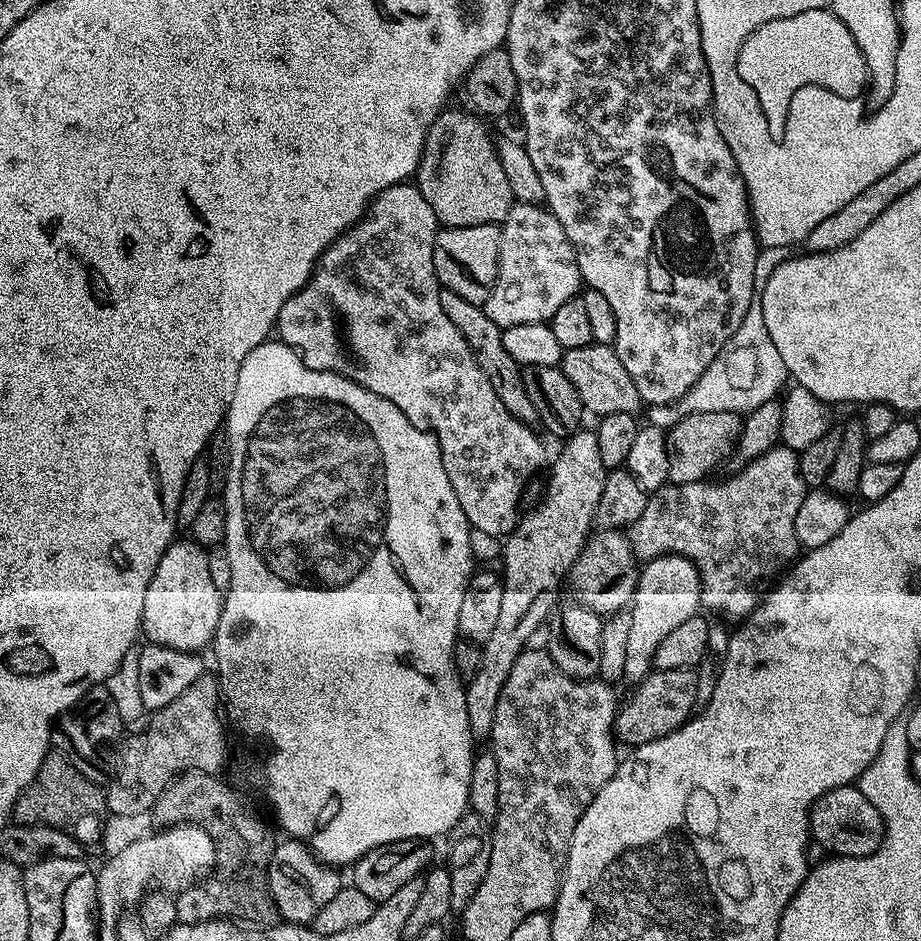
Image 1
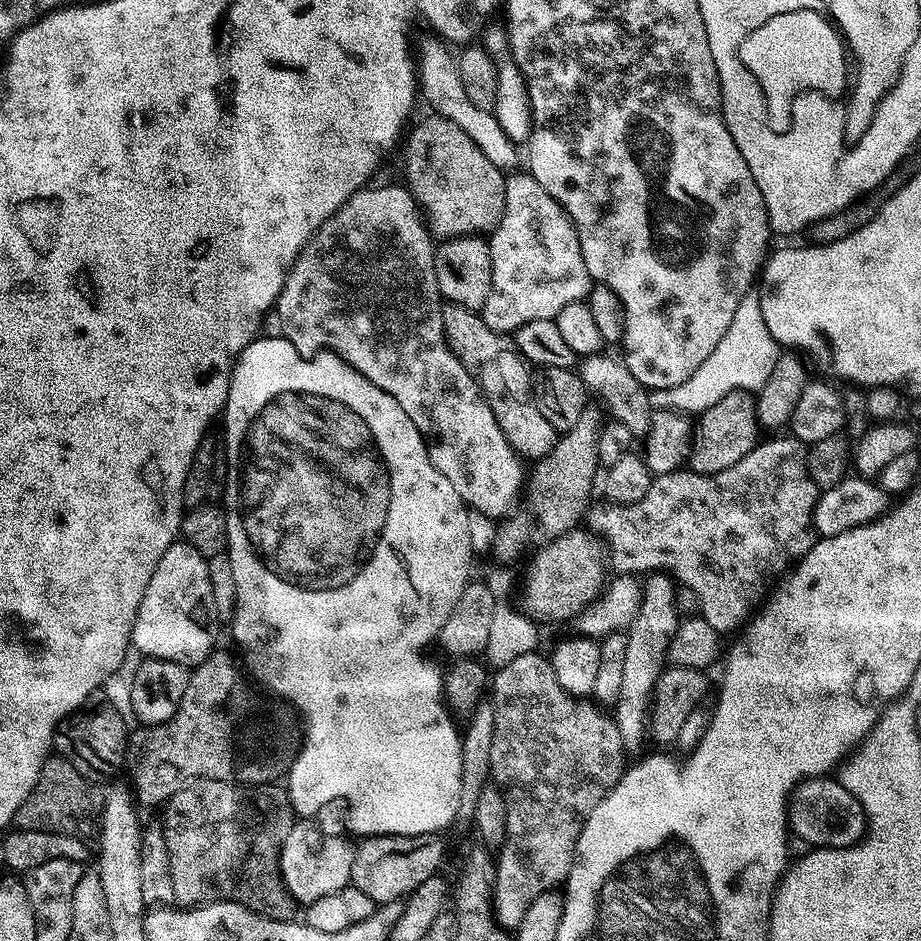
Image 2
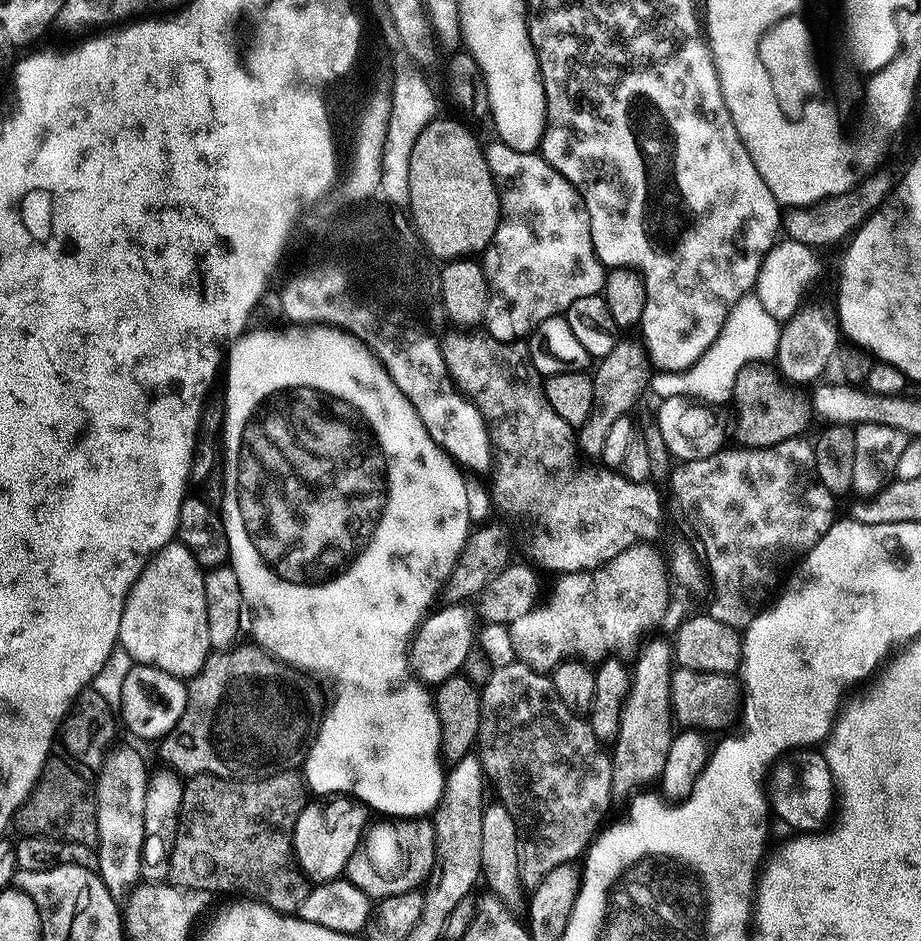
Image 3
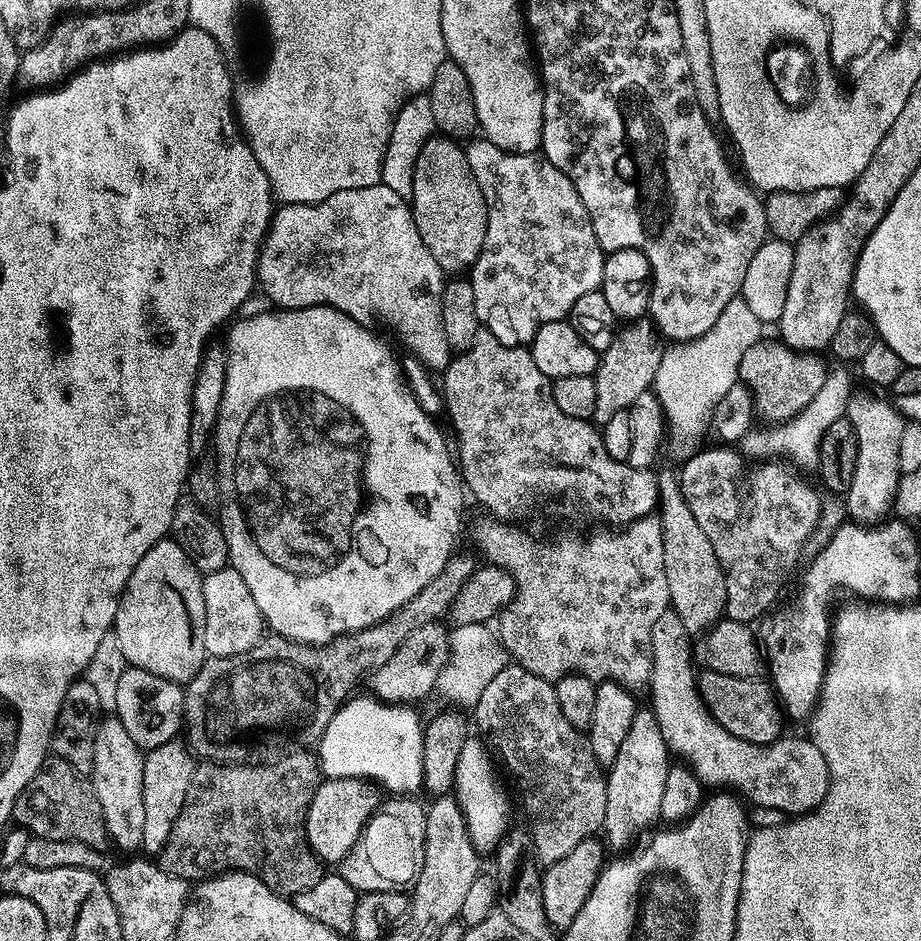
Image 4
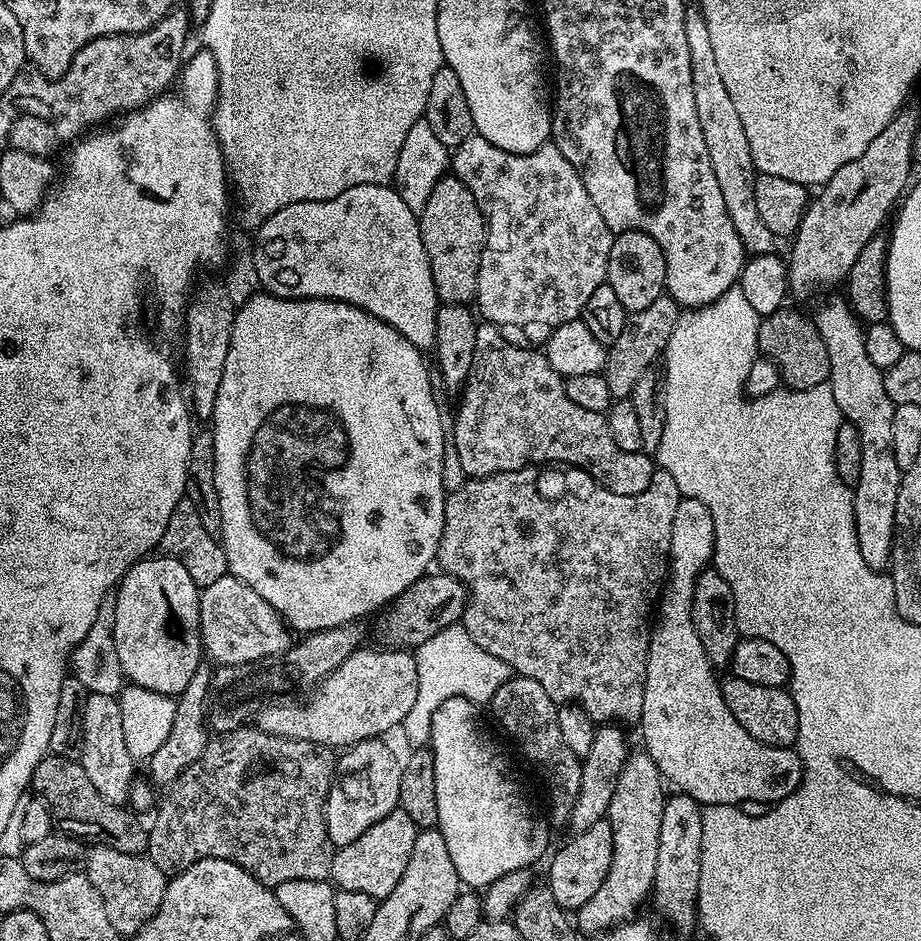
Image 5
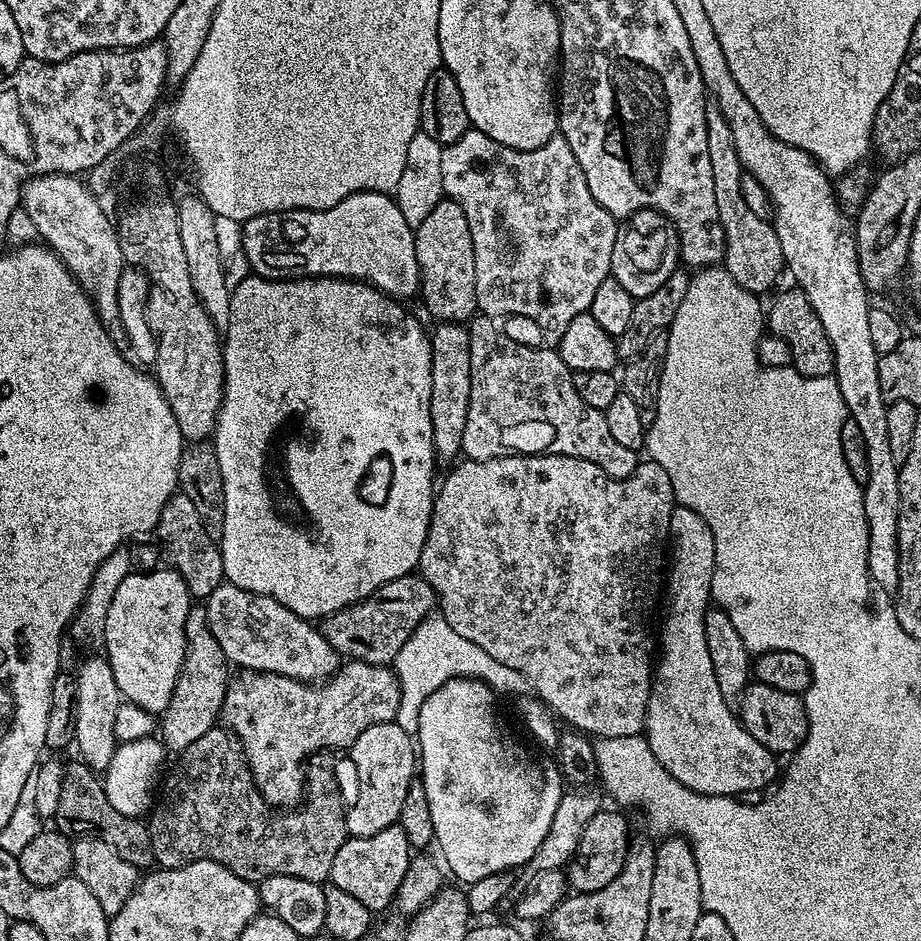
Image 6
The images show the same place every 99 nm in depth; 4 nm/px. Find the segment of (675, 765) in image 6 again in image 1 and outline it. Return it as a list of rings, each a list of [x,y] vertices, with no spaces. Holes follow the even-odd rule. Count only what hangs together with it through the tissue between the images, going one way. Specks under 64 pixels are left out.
[[[849,786],[847,788],[835,788],[830,790],[822,798],[818,798],[812,805],[811,813],[808,817],[808,827],[813,841],[816,840],[825,848],[825,853],[832,856],[869,856],[874,854],[882,846],[884,841],[884,819],[878,810],[874,810],[874,802],[862,794],[859,787]]]

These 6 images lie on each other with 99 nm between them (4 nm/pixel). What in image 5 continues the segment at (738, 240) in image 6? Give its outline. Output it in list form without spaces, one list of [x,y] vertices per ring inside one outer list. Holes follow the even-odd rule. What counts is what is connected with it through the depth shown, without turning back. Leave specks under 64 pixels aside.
[[[688,6],[684,10],[684,26],[686,28],[686,47],[690,50],[690,82],[694,84],[694,106],[698,113],[698,122],[702,125],[702,139],[706,142],[706,154],[710,154],[710,166],[714,170],[714,179],[718,182],[718,190],[722,190],[722,202],[726,202],[726,214],[730,214],[730,222],[734,222],[734,230],[738,230],[738,238],[744,243],[745,253],[752,256],[766,256],[778,244],[778,237],[766,228],[758,214],[754,202],[754,186],[758,175],[752,155],[750,142],[746,139],[746,130],[742,130],[742,118],[738,118],[738,110],[734,110],[734,102],[730,102],[730,93],[722,83],[722,74],[718,74],[718,65],[714,58],[714,49],[710,43],[710,30],[706,27],[706,18],[699,6]]]

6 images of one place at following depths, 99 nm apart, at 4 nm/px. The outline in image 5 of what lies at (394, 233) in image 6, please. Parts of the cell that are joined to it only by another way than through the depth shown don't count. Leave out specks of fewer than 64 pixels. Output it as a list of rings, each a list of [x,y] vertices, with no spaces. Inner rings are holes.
[[[363,184],[329,200],[294,202],[255,229],[252,253],[260,287],[265,293],[291,300],[337,300],[353,304],[394,326],[415,348],[435,349],[436,309],[442,302],[436,297],[434,274],[422,242],[417,213],[402,202],[394,187]]]

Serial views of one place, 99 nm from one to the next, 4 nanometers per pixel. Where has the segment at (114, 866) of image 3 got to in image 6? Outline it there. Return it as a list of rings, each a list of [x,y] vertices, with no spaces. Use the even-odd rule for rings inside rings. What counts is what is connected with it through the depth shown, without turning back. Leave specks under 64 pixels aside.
[[[98,654],[89,655],[87,659],[88,661],[74,672],[78,686],[74,748],[80,751],[79,759],[93,772],[104,774],[118,747],[114,734],[114,718],[118,715],[118,706],[122,702],[122,697],[107,659]]]

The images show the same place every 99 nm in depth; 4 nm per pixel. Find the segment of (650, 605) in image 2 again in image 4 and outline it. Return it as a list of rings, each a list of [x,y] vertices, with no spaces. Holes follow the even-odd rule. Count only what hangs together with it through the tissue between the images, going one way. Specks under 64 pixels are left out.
[[[651,710],[637,711],[634,722],[630,722],[630,734],[626,734],[622,746],[618,746],[618,758],[614,758],[606,772],[603,831],[608,832],[606,844],[609,849],[630,847],[635,836],[642,835],[652,823],[660,820],[662,790],[666,787],[669,767],[670,753],[658,730],[656,715]]]

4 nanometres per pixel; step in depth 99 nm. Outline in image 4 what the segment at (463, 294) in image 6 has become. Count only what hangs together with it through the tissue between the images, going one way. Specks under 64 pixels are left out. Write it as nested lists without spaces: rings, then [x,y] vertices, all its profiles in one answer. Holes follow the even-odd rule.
[[[433,138],[425,145],[417,158],[410,207],[414,226],[426,242],[426,250],[434,254],[434,262],[445,274],[467,273],[484,248],[488,207],[478,182],[474,182],[468,153],[457,141]]]

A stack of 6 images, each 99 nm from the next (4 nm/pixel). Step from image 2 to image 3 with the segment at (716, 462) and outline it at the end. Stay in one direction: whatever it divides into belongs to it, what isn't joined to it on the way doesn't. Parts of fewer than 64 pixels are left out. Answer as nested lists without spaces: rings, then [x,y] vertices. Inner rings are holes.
[[[753,362],[747,364],[746,367],[738,374],[738,378],[732,387],[732,400],[736,404],[736,432],[734,428],[734,436],[736,436],[741,445],[745,448],[769,448],[778,442],[786,442],[795,436],[803,437],[804,427],[808,424],[808,419],[813,419],[812,401],[809,393],[800,386],[793,386],[791,383],[785,382],[779,371],[771,363]]]

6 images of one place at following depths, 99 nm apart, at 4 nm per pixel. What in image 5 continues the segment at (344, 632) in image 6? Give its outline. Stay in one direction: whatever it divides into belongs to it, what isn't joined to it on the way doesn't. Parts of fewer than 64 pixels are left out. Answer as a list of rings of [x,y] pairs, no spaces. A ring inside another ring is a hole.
[[[447,574],[432,575],[419,576],[397,600],[379,613],[376,632],[380,635],[381,645],[392,650],[415,650],[422,642],[434,638],[438,630],[463,621],[464,607],[468,605],[468,590],[464,583]]]

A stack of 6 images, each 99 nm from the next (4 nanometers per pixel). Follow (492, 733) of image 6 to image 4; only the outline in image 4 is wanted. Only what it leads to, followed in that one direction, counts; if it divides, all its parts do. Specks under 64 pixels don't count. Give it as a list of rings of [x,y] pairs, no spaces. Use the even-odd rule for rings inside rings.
[[[465,739],[460,747],[454,775],[454,799],[460,805],[460,815],[464,817],[464,827],[473,849],[480,854],[492,851],[495,853],[501,847],[500,839],[508,832],[512,804],[508,801],[508,792],[504,789],[495,766],[492,765],[493,753],[486,747],[483,739],[475,739]]]

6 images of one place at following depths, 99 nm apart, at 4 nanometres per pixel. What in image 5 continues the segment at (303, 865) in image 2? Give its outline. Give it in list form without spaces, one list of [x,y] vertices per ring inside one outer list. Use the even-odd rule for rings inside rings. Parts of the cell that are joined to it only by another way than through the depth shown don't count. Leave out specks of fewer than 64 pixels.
[[[380,738],[360,740],[347,749],[339,757],[338,764],[341,769],[348,772],[360,772],[364,779],[364,796],[352,796],[348,800],[346,793],[340,786],[333,786],[328,792],[328,801],[324,807],[326,818],[326,834],[330,838],[333,849],[344,848],[354,838],[366,834],[374,822],[382,822],[386,814],[390,814],[400,806],[400,769],[401,761],[396,761],[396,756],[384,745]]]

